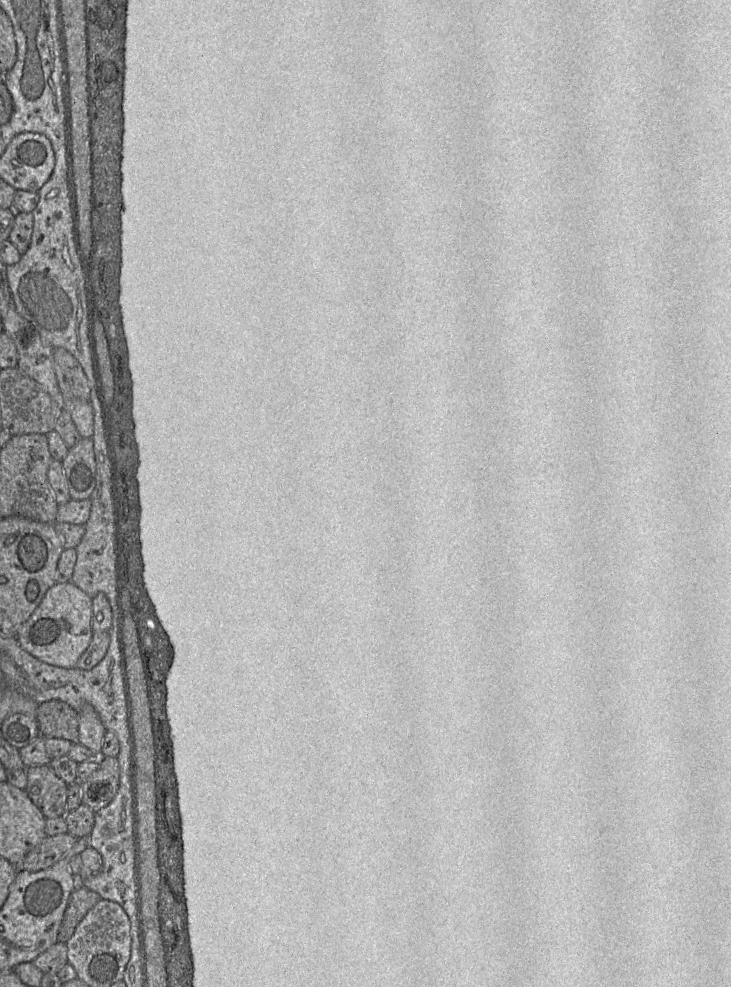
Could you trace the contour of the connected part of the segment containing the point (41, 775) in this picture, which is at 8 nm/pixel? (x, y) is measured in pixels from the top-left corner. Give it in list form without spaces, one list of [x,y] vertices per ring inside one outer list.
[[[50,765],[26,768],[26,792],[46,818],[65,817],[68,799],[68,784]]]

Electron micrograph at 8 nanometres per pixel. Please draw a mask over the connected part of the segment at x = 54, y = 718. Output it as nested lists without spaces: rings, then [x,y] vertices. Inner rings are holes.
[[[49,700],[38,704],[36,722],[45,738],[61,738],[78,743],[78,712],[61,700]]]

